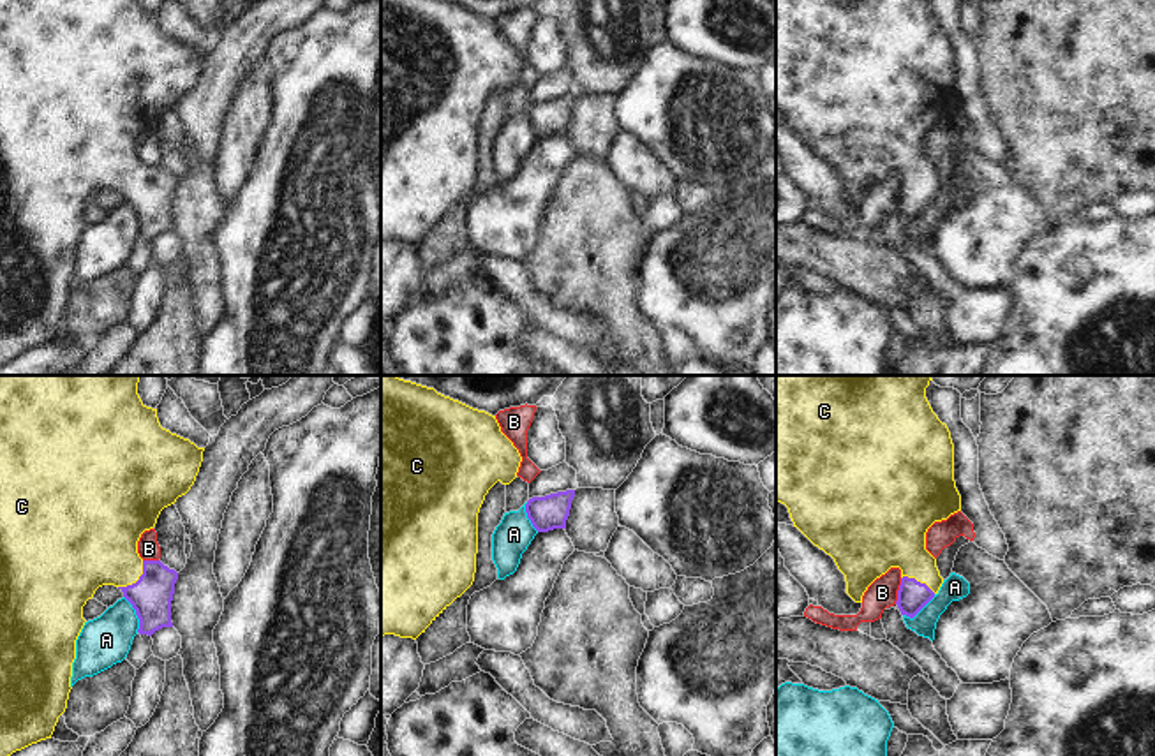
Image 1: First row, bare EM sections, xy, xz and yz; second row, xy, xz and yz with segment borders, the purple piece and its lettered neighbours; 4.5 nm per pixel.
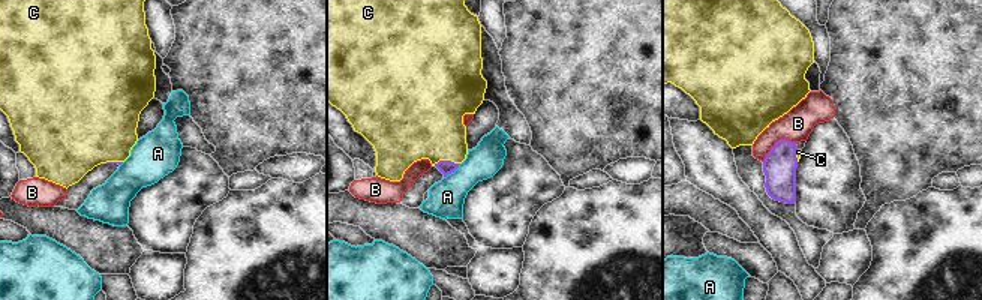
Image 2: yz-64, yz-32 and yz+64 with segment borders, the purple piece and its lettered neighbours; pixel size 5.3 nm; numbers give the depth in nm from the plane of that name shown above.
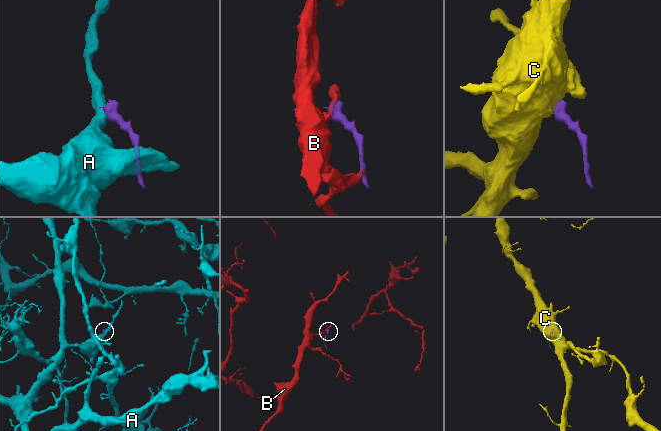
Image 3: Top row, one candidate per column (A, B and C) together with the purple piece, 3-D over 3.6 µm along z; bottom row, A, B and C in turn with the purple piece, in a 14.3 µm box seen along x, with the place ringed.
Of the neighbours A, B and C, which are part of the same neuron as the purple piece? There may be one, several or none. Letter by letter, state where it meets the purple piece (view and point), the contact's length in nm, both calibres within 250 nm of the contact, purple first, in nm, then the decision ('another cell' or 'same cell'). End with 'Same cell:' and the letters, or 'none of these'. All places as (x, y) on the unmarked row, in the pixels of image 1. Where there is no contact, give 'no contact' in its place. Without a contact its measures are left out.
A: xy (136, 219) | 180 nm | 190/220 nm | another cell
B: yz (898, 196) | 120 nm | 140/140 nm | another cell
C: xy (138, 185) | 170 nm | 190/380 nm | same cell
Same cell: C

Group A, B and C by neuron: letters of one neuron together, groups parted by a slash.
A / B / C

